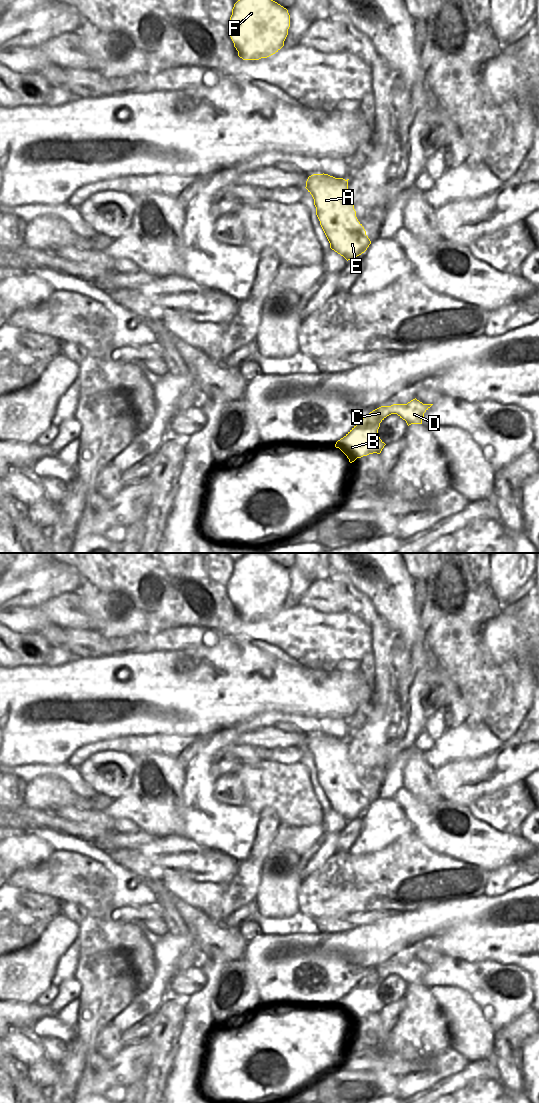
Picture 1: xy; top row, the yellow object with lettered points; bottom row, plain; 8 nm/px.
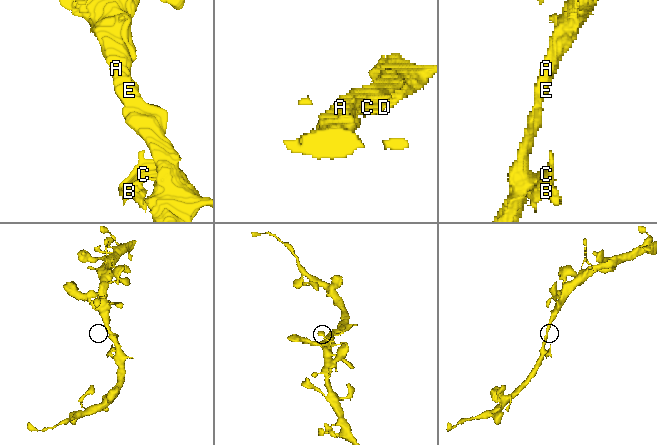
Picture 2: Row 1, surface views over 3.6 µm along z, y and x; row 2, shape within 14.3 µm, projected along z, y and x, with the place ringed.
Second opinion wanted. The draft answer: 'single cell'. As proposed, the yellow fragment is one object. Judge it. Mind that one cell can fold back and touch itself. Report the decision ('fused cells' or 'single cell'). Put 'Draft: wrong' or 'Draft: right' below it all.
single cell
Draft: right

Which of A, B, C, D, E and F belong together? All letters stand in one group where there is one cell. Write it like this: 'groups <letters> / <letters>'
groups A B C D E F

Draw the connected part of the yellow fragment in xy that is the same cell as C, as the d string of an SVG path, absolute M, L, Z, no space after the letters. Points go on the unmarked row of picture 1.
M416 958L407 964L381 966L364 976L343 998L335 1004L349 1019L354 1022L357 1018L369 1014L380 1014L386 1005L378 995L380 983L389 975L397 974L406 981L407 985L422 984L424 973L433 964L423 964Z

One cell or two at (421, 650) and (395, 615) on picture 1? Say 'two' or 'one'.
one

